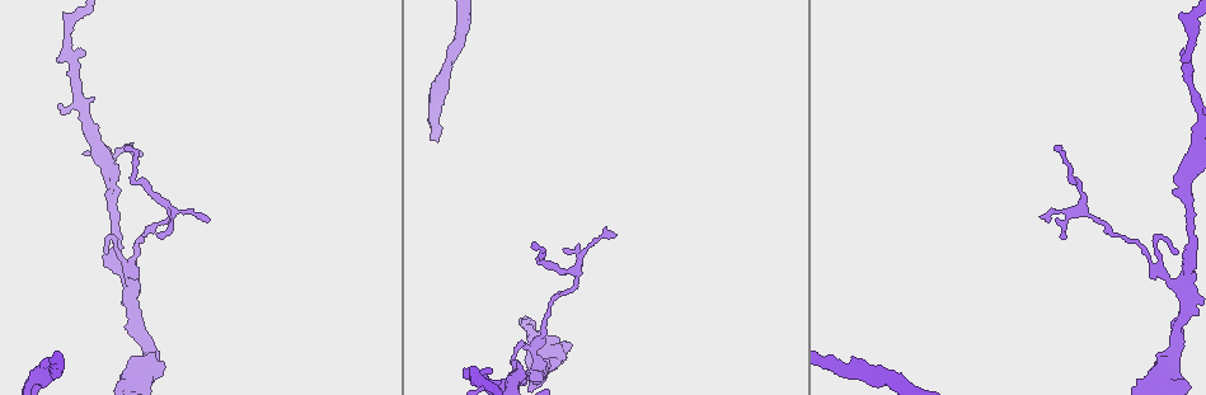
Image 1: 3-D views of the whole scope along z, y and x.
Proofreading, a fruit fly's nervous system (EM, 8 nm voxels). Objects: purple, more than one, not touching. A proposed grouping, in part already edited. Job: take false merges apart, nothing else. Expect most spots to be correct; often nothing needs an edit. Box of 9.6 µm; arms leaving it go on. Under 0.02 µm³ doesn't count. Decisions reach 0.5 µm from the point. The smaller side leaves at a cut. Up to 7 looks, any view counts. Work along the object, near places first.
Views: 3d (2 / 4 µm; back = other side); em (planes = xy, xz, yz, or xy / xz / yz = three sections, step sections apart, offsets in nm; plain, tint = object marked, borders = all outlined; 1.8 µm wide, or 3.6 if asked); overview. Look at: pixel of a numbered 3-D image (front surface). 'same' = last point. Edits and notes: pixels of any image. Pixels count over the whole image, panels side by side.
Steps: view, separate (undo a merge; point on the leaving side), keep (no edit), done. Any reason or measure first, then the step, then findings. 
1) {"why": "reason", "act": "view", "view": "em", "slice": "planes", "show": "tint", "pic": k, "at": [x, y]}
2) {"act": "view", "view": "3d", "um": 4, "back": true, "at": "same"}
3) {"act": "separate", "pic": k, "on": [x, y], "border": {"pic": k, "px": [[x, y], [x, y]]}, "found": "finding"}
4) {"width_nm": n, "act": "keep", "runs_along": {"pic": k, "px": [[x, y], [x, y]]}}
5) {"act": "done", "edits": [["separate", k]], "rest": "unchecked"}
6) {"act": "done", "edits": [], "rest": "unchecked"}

{"why": "calibre changes", "act": "view", "view": "3d", "um": 4, "pic": 1, "at": [1158, 274]}

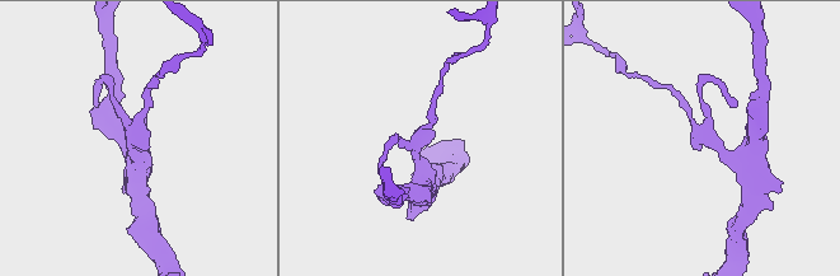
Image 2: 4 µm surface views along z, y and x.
{"why": "shape alone is not enough", "act": "view", "view": "em", "slice": "planes", "show": "tint", "pic": 2, "at": [706, 137]}

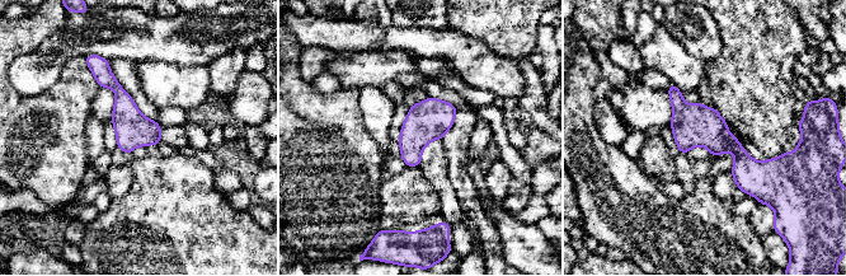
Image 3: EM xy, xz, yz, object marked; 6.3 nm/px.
{"width_nm": 220, "act": "keep", "runs_along": {"pic": 3, "px": [[672, 88], [701, 126], [770, 173]]}, "found": "all the same neuron"}

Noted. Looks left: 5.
{"act": "view", "view": "3d", "um": 2, "pic": 1, "at": [1087, 214]}

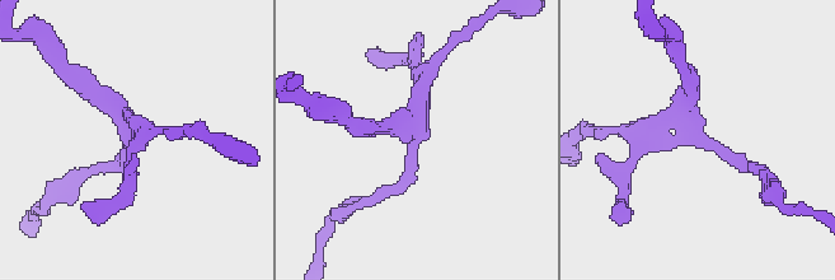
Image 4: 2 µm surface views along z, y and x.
{"act": "view", "view": "em", "slice": "planes", "show": "tint", "pic": 4, "at": [409, 139]}

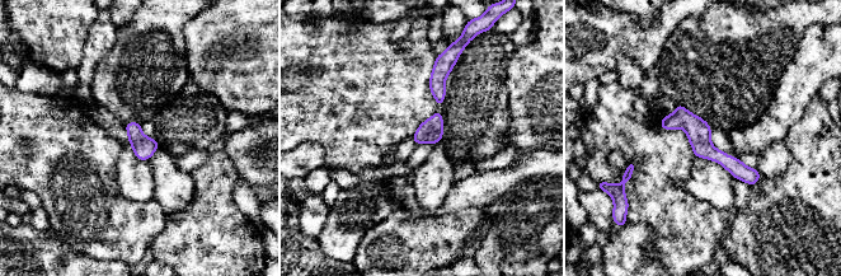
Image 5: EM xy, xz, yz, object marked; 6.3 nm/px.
{"width_nm": 140, "act": "keep", "runs_along": {"pic": 5, "px": [[665, 121], [684, 121], [755, 178]]}, "found": "continuous, no second neuron"}

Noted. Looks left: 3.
{"why": "calibre changes", "act": "view", "view": "3d", "um": 4, "pic": 1, "at": [1162, 380]}

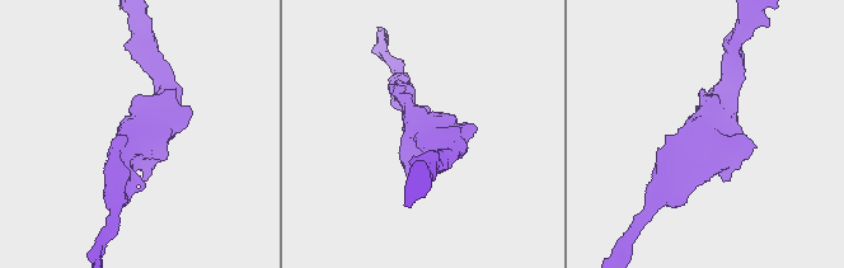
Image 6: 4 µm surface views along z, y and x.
{"why": "now the EM", "act": "view", "view": "em", "um": 3.6, "slice": "planes", "show": "tint", "pic": 6, "at": [140, 138]}

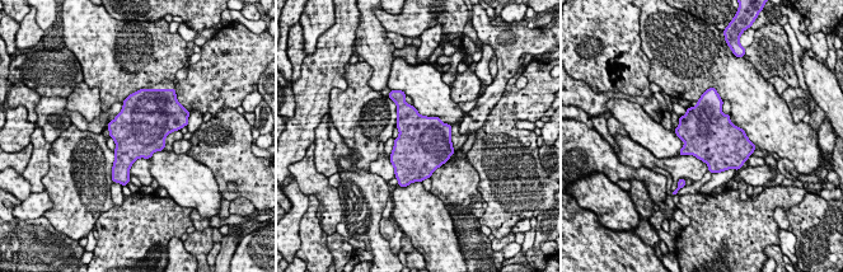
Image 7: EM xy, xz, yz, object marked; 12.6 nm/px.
{"width_nm": 650, "act": "keep", "found": "all the same neuron"}

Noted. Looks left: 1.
{"act": "done", "edits": [], "rest": "unchecked"}

